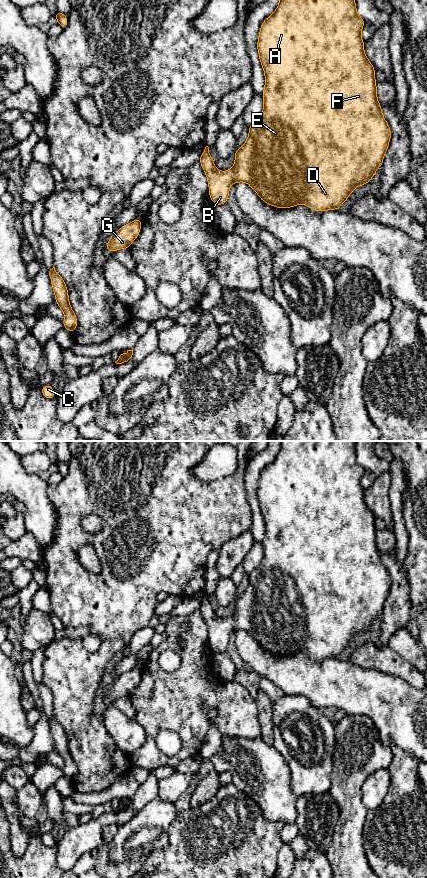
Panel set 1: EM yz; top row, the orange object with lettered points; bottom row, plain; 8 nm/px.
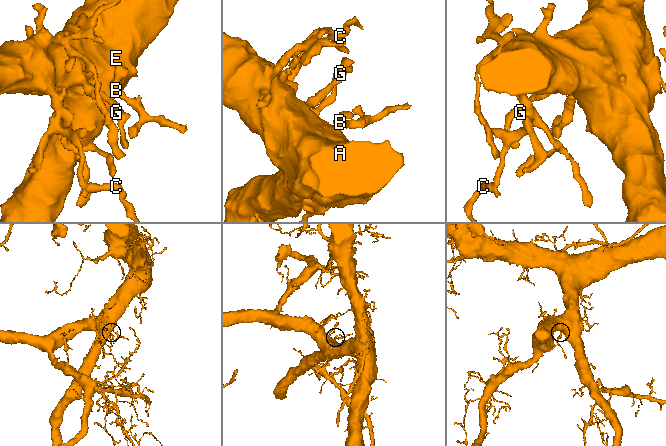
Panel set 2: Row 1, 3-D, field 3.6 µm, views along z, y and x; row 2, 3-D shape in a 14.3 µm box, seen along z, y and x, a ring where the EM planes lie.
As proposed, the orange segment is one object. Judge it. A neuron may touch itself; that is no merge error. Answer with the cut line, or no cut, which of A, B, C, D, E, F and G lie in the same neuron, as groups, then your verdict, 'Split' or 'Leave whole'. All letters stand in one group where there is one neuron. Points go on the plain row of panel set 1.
No split. Groups: A B C D E F G. Leave whole

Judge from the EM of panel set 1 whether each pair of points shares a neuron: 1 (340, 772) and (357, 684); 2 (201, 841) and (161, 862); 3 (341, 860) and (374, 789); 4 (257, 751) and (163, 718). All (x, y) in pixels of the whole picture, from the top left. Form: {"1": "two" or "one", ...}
{"1": "two", "2": "one", "3": "two", "4": "two"}

